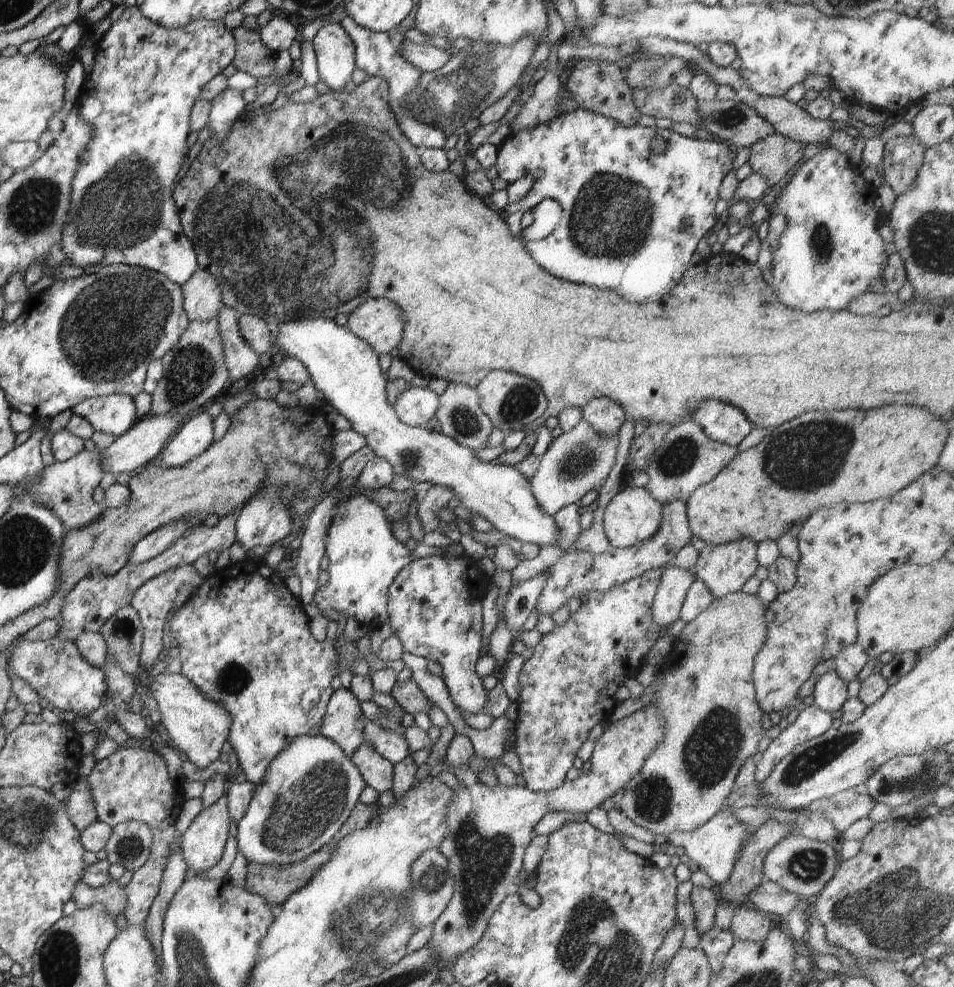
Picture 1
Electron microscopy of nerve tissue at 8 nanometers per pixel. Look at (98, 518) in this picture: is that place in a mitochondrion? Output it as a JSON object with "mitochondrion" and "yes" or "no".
{"mitochondrion":"no"}

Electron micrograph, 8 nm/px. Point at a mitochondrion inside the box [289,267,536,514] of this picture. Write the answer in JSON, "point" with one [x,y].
{"point":[462,418]}

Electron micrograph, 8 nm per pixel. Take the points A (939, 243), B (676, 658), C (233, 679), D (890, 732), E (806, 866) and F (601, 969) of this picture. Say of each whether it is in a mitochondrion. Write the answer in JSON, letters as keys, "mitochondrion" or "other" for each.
{"A":"mitochondrion","B":"other","C":"mitochondrion","D":"other","E":"mitochondrion","F":"mitochondrion"}

